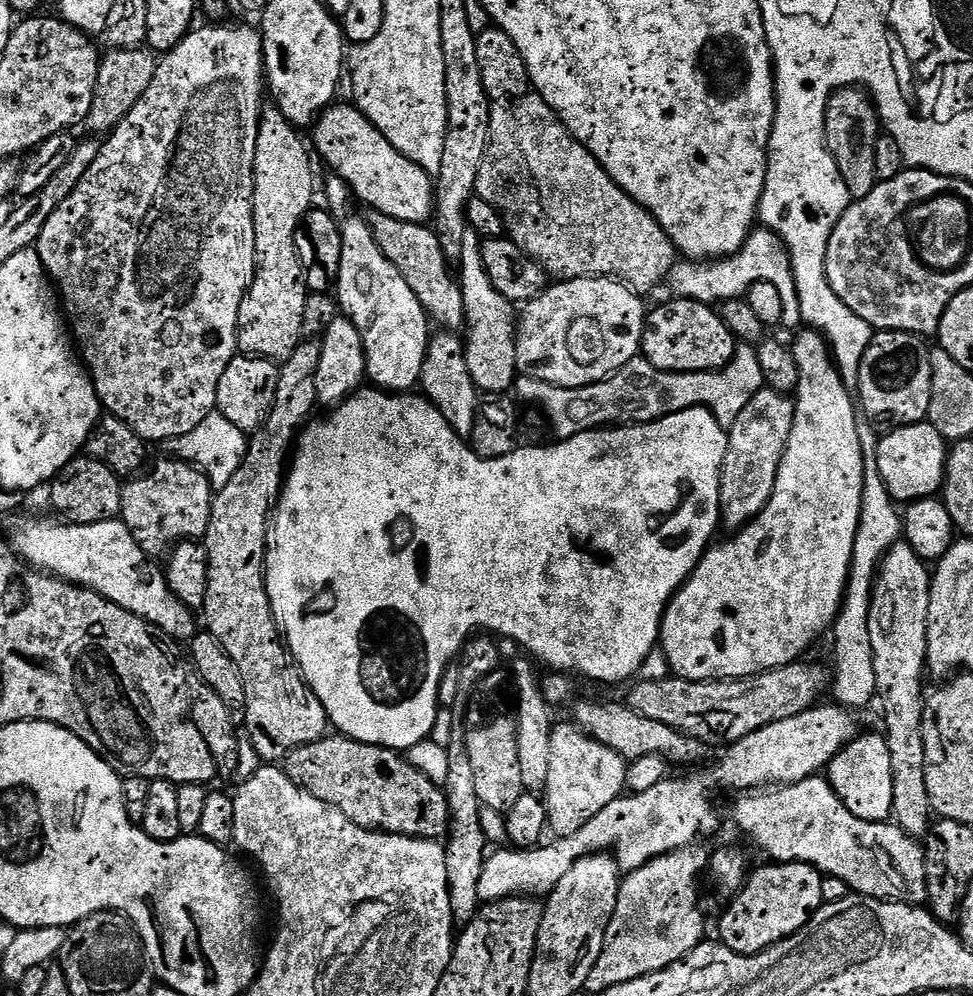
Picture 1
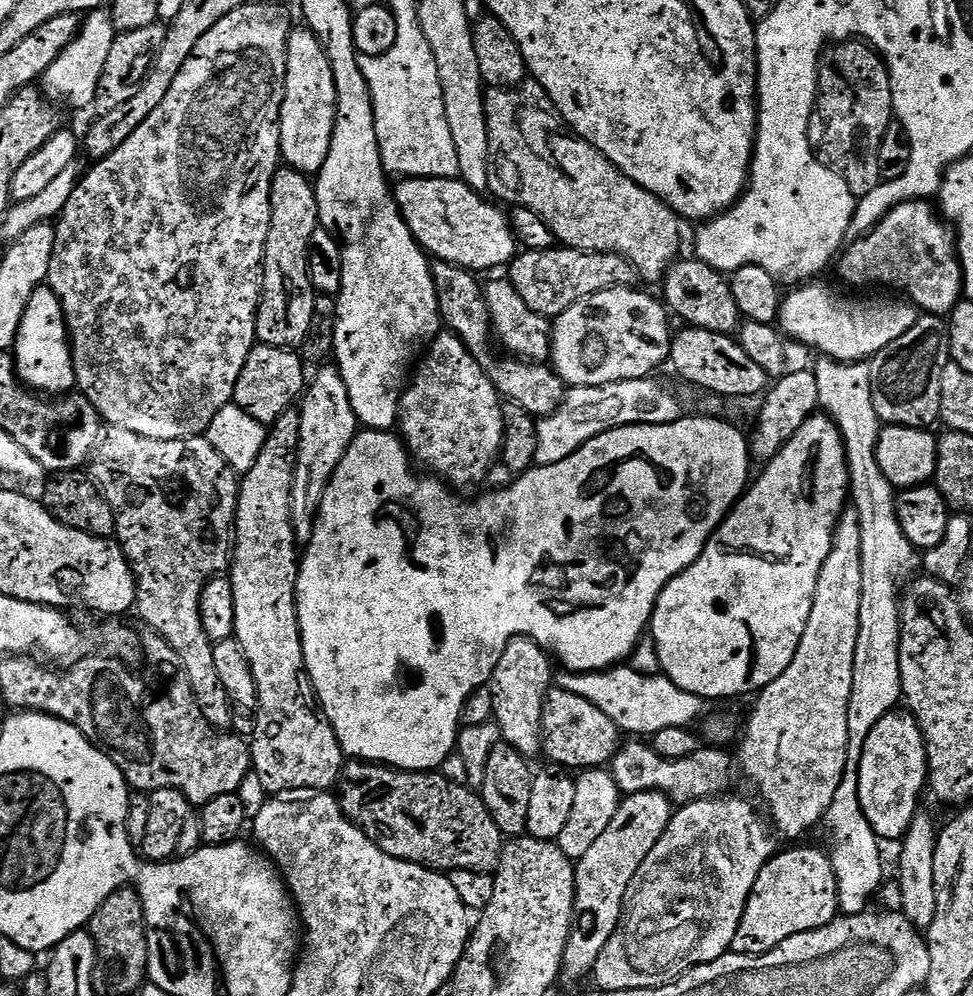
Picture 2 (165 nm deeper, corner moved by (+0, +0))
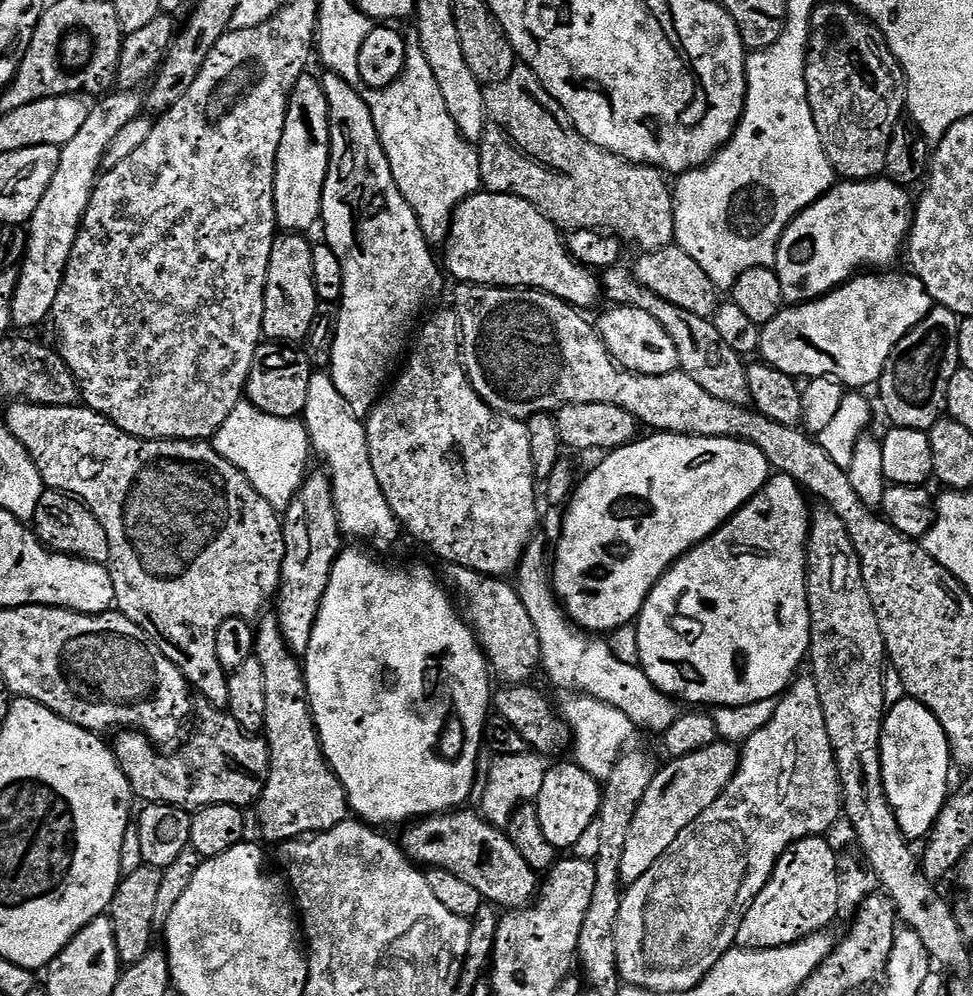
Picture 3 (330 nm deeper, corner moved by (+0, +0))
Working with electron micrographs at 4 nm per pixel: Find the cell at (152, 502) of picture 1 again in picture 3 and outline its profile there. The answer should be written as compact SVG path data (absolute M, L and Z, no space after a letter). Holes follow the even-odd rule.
M29 402L9 404L12 405L9 406L8 413L2 416L2 420L7 424L14 438L18 439L29 452L45 485L49 489L67 492L77 500L84 501L88 509L102 522L106 530L106 538L110 542L110 558L106 567L111 572L114 582L115 607L159 643L160 648L170 658L170 662L174 662L174 666L180 668L180 673L188 680L189 685L199 695L201 692L207 703L213 704L218 710L227 709L230 686L228 673L224 671L222 662L218 662L218 626L222 626L222 622L230 616L259 617L265 611L264 603L268 599L271 601L277 595L282 561L286 554L284 521L281 513L277 512L274 506L270 506L270 502L266 502L266 498L262 498L262 494L254 490L246 474L242 474L242 470L235 468L226 458L222 458L222 454L218 454L211 443L202 440L143 440L141 436L126 434L113 420L87 406L52 407Z

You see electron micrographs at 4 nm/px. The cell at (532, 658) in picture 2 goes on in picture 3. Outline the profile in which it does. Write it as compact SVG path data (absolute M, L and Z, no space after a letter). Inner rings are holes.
M453 564L447 570L449 578L452 579L451 587L454 592L454 587L456 587L461 602L468 607L469 617L467 616L467 619L475 631L476 639L480 641L480 647L484 649L491 671L495 675L497 672L504 684L522 684L531 681L532 675L541 667L538 633L534 628L534 621L523 605L522 598L516 593L515 587L507 579L487 576L461 564Z

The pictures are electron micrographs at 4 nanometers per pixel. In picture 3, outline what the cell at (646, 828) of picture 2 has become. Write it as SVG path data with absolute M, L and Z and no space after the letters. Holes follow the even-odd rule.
M719 739L715 744L706 746L706 750L698 750L694 754L669 759L667 761L669 764L665 768L663 765L657 771L654 782L650 782L650 790L646 790L646 798L642 798L634 814L634 822L626 838L626 850L622 850L620 879L625 885L630 885L638 878L642 878L642 874L646 874L646 870L650 870L650 866L654 866L654 862L658 862L658 858L666 854L670 846L674 846L678 834L682 834L682 830L686 830L686 826L690 826L694 818L698 818L707 808L714 806L716 799L724 793L726 786L734 778L740 766L741 755L741 749L735 743Z

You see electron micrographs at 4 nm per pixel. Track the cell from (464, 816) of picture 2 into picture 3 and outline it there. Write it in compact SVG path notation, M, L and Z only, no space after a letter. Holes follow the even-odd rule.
M453 810L450 812L437 812L435 816L425 816L409 823L404 832L402 847L409 860L420 866L433 866L436 868L446 868L458 874L487 903L495 904L504 910L515 910L521 906L527 905L529 901L537 895L538 892L538 872L518 854L518 846L510 842L507 831L503 828L497 828L489 820L485 820L479 811L464 812L468 810Z

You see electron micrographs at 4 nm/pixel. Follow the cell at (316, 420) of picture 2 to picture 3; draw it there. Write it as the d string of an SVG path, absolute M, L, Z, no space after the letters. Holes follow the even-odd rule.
M323 471L314 472L305 475L304 483L296 491L291 506L282 516L286 554L282 561L282 574L274 612L288 645L297 654L307 652L310 646L314 622L318 618L326 586L330 582L330 570L342 551L340 519L336 513L331 479Z

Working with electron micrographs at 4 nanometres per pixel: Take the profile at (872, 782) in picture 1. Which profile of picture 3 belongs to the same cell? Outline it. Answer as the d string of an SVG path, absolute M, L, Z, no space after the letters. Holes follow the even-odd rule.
M905 696L885 713L880 757L883 786L899 828L910 842L925 839L950 795L950 766L954 761L945 728L924 703Z

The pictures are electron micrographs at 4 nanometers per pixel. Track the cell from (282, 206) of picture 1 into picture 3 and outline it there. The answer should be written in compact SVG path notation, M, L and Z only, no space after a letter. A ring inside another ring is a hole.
M280 234L272 241L264 295L263 335L272 342L304 342L316 320L318 297L314 286L312 244L304 234Z

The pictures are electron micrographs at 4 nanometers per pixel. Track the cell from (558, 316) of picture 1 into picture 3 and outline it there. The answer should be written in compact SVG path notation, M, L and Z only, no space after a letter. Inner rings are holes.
M615 305L610 311L604 313L596 322L597 332L602 336L608 352L617 359L617 363L629 372L644 373L647 376L657 376L675 372L679 369L680 359L678 358L677 347L674 340L670 338L665 327L649 311L632 305Z

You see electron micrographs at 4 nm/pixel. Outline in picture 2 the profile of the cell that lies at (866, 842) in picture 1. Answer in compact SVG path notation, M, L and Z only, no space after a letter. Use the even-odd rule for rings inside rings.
M625 743L617 752L610 765L614 782L620 787L621 793L663 792L673 805L693 804L695 800L706 800L721 795L724 783L728 780L728 756L723 747L700 746L694 754L677 760L664 760L651 743Z

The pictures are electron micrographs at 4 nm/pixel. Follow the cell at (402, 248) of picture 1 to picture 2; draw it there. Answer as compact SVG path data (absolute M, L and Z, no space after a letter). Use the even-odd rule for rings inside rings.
M443 262L432 264L432 277L436 283L441 321L446 325L447 331L453 332L470 350L472 357L482 365L484 373L490 378L490 382L496 387L501 397L505 401L522 406L522 410L526 410L537 418L557 412L560 405L564 403L566 385L551 367L521 362L516 358L499 360L492 353L492 344L494 348L492 319L488 313L481 281L476 281L479 279L466 268Z

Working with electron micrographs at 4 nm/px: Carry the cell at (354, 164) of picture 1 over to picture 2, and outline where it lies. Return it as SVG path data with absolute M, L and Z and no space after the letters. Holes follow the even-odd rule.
M409 176L401 179L399 183L400 185L395 185L394 188L396 204L400 207L400 213L410 234L420 243L429 257L445 264L456 264L473 274L488 272L491 268L503 269L516 259L518 241L512 232L509 217L503 212L505 209L495 203L487 204L484 201L485 197L467 185L464 180L459 178L447 180L437 176Z

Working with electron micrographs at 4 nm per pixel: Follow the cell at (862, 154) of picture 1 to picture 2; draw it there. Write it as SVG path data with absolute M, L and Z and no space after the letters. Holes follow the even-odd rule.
M856 38L833 43L820 57L820 67L816 73L816 107L812 109L808 141L812 153L842 178L845 189L853 197L868 196L876 187L881 187L878 150L882 146L882 138L886 138L886 130L893 122L890 74L880 53Z

